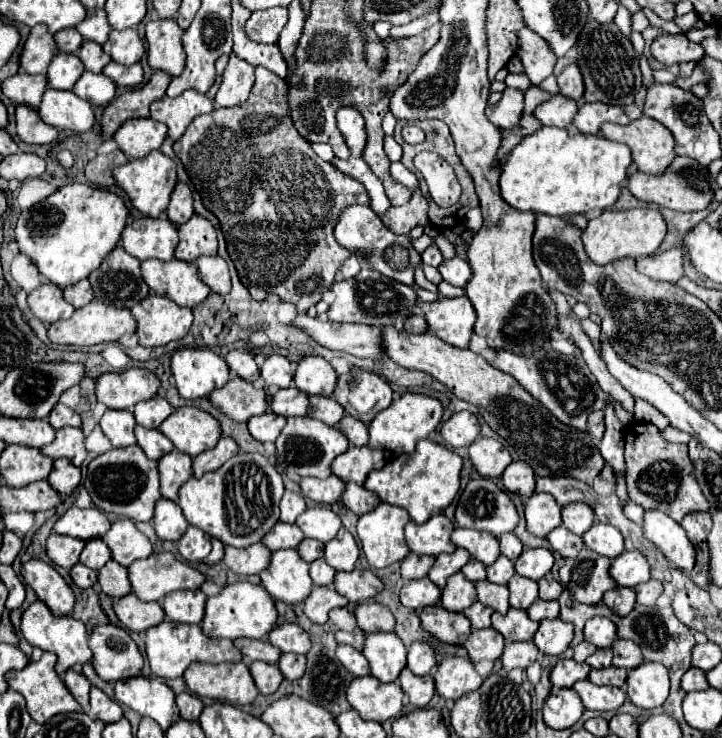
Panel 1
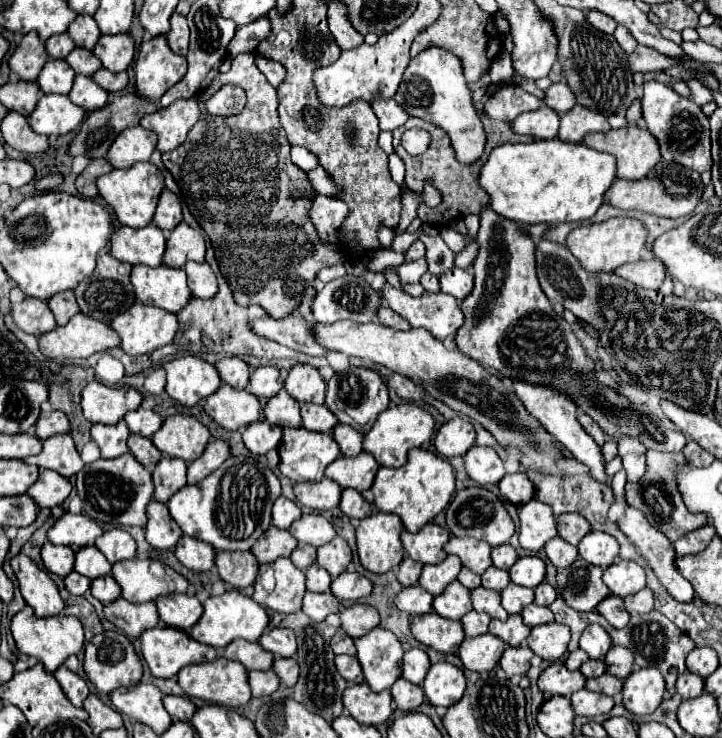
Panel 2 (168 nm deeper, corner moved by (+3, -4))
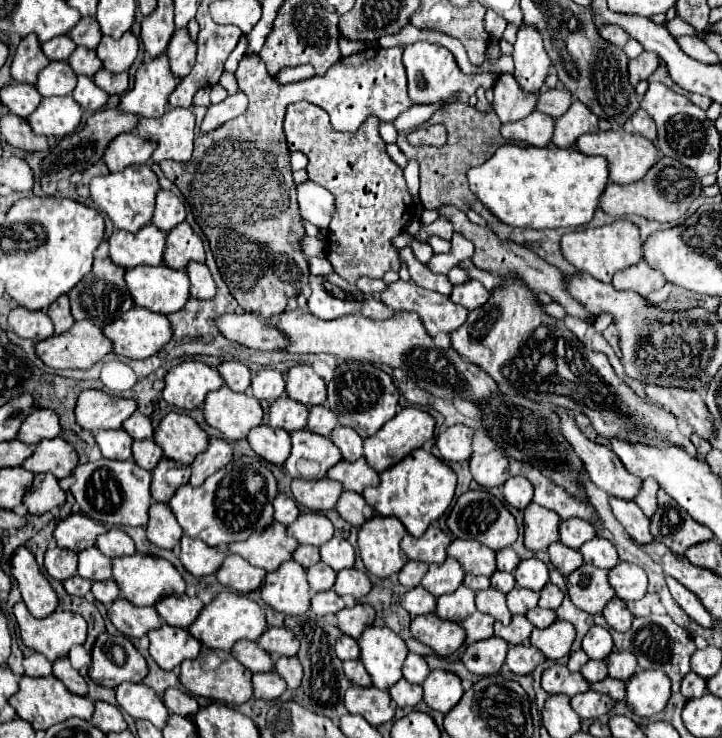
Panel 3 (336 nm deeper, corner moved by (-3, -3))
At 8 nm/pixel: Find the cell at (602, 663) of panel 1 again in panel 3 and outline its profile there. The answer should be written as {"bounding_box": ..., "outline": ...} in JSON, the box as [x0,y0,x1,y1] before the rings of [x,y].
{"bounding_box":[581,661,607,683],"outline":[[[587,661],[587,663],[581,667],[581,675],[583,675],[589,683],[601,681],[601,679],[607,677],[607,665],[605,665],[605,661]]]}

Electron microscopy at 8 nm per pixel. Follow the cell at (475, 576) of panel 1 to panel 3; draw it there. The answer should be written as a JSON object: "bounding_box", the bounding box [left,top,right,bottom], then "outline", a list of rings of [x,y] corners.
{"bounding_box":[463,575,489,591],"outline":[[[465,575],[465,581],[463,581],[471,591],[481,591],[481,589],[487,589],[489,587],[489,579],[487,577],[481,577],[481,575]]]}

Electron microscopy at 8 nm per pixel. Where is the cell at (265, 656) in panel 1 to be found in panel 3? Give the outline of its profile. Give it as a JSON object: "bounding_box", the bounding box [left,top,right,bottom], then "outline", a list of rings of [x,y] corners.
{"bounding_box":[231,639,275,673],"outline":[[[245,639],[237,641],[231,649],[231,655],[253,673],[271,671],[273,665],[275,665],[271,655],[265,649],[261,649],[255,641],[245,641]]]}

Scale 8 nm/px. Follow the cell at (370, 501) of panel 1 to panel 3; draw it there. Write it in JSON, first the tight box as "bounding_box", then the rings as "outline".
{"bounding_box":[335,491,375,527],"outline":[[[343,491],[341,493],[341,499],[339,499],[339,503],[337,503],[335,509],[339,511],[339,515],[345,521],[349,521],[355,527],[363,525],[367,519],[371,519],[375,515],[373,507],[367,505],[365,497],[359,495],[359,493],[353,493],[353,491],[351,493],[349,491]]]}

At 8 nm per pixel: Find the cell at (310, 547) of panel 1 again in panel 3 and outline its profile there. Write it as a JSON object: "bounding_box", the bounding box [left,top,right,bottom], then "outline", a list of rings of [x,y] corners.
{"bounding_box":[293,545,319,569],"outline":[[[301,545],[301,547],[295,549],[293,559],[295,559],[301,567],[309,569],[311,565],[315,565],[315,563],[319,561],[319,547],[315,547],[315,545]]]}

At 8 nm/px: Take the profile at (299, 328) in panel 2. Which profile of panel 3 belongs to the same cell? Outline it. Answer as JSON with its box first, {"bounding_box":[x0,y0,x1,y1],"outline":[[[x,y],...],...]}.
{"bounding_box":[217,313,285,351],"outline":[[[253,313],[223,315],[217,319],[217,327],[227,339],[251,349],[275,351],[285,347],[285,335],[281,335],[281,331],[273,331],[269,321],[259,319]]]}

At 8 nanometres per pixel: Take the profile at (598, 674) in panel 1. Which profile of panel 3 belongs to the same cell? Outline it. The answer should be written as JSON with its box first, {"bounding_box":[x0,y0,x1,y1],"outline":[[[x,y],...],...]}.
{"bounding_box":[591,677,625,701],"outline":[[[605,677],[603,681],[593,683],[591,689],[597,691],[597,693],[609,695],[609,697],[613,697],[615,701],[623,701],[623,699],[625,699],[625,683],[619,681],[619,679],[613,679],[613,677]]]}

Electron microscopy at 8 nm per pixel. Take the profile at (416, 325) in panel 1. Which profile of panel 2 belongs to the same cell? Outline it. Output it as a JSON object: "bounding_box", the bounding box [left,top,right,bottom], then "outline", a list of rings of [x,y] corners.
{"bounding_box":[377,304,411,330],"outline":[[[385,304],[379,306],[379,310],[377,310],[377,318],[379,318],[381,324],[391,326],[391,328],[395,328],[395,330],[409,330],[409,328],[411,328],[411,326],[407,324],[407,320],[403,320],[399,314],[391,312]]]}

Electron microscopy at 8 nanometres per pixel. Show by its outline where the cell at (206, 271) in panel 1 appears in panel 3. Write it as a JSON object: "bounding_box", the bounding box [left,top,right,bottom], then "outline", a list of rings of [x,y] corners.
{"bounding_box":[187,261,217,299],"outline":[[[189,261],[187,265],[187,273],[189,273],[189,279],[191,279],[191,297],[195,299],[213,299],[217,287],[215,287],[215,281],[211,277],[211,271],[205,263],[197,263],[197,261]]]}

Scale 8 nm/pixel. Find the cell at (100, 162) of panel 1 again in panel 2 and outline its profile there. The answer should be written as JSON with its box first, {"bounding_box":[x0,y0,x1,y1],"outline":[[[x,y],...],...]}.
{"bounding_box":[75,158,111,198],"outline":[[[99,158],[99,160],[91,160],[89,166],[77,176],[75,180],[75,188],[77,192],[83,196],[83,198],[95,198],[97,196],[97,188],[95,188],[95,180],[101,176],[101,174],[107,174],[111,172],[111,164],[105,160],[105,158]]]}

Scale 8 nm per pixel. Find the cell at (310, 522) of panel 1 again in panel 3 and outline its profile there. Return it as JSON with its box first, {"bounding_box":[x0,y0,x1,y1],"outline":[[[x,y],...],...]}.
{"bounding_box":[287,511,333,547],"outline":[[[303,511],[293,525],[287,527],[287,533],[295,537],[301,545],[321,547],[333,537],[333,525],[323,513]]]}

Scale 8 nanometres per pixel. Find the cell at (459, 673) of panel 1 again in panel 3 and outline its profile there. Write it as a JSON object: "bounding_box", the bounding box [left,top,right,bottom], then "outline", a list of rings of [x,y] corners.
{"bounding_box":[423,669,465,713],"outline":[[[445,669],[431,671],[423,683],[423,689],[425,689],[425,697],[423,697],[425,703],[441,713],[447,713],[449,709],[453,709],[465,693],[461,685],[461,677]]]}

